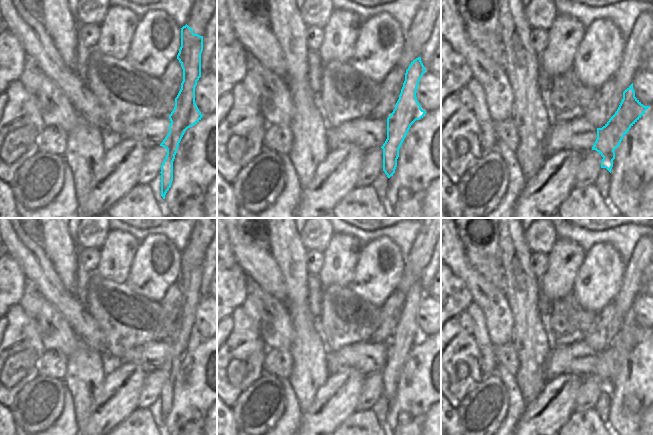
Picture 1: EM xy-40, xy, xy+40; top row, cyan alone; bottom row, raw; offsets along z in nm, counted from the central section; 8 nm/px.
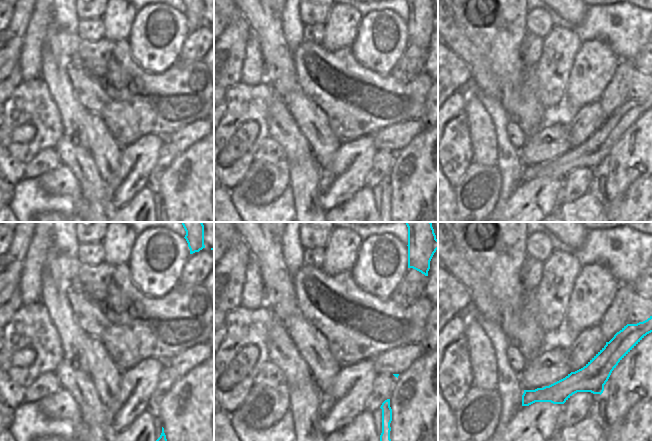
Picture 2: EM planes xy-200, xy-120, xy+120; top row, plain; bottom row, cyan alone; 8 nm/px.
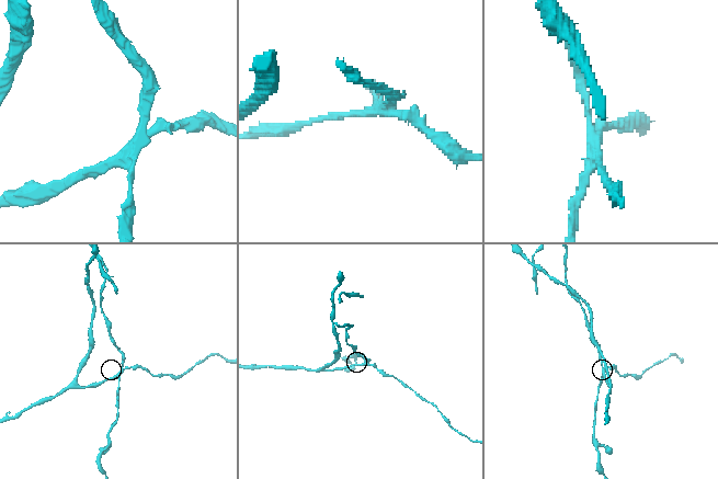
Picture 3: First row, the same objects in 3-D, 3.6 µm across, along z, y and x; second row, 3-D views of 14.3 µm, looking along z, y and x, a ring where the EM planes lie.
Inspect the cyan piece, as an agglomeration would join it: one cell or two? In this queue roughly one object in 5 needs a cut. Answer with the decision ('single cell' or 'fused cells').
fused cells

